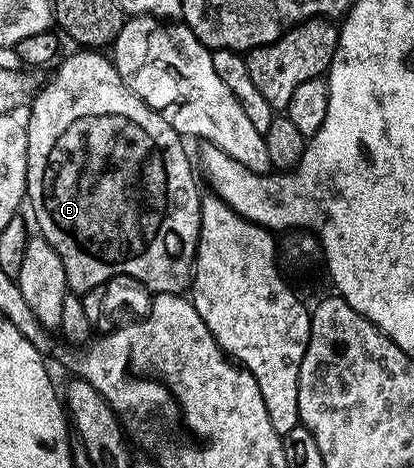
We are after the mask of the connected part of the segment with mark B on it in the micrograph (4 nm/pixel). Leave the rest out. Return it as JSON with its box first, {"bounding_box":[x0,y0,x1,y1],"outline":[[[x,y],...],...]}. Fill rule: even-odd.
{"bounding_box":[26,49,202,293],"outline":[[[78,49],[75,55],[53,68],[54,76],[41,84],[40,90],[28,108],[26,132],[28,133],[28,177],[26,178],[26,197],[28,207],[34,210],[34,219],[38,222],[41,238],[47,239],[64,261],[66,286],[71,292],[84,293],[104,281],[117,275],[127,275],[141,283],[150,293],[182,293],[191,286],[194,274],[194,254],[198,248],[198,230],[202,216],[202,195],[198,183],[194,180],[194,171],[190,168],[190,159],[186,156],[183,136],[160,111],[154,111],[140,97],[128,89],[113,62],[106,59],[101,50]]]}

